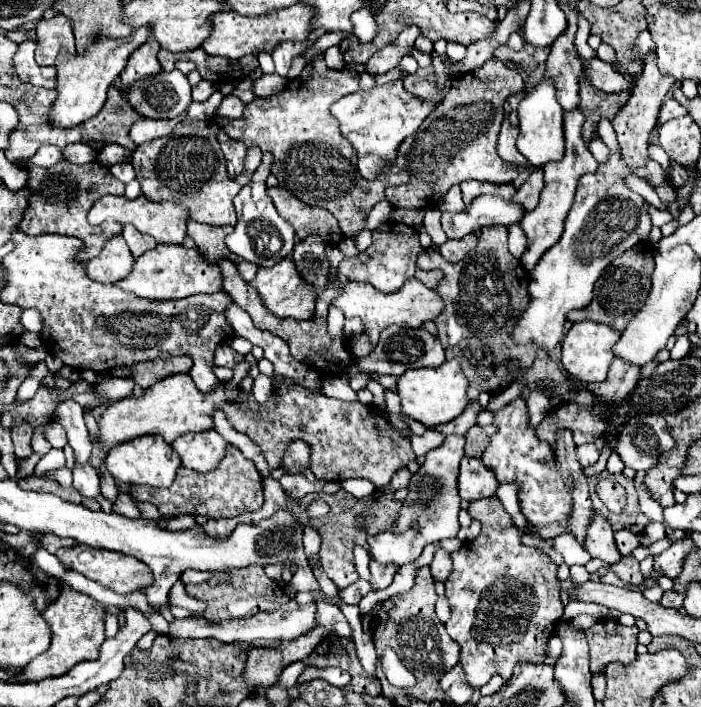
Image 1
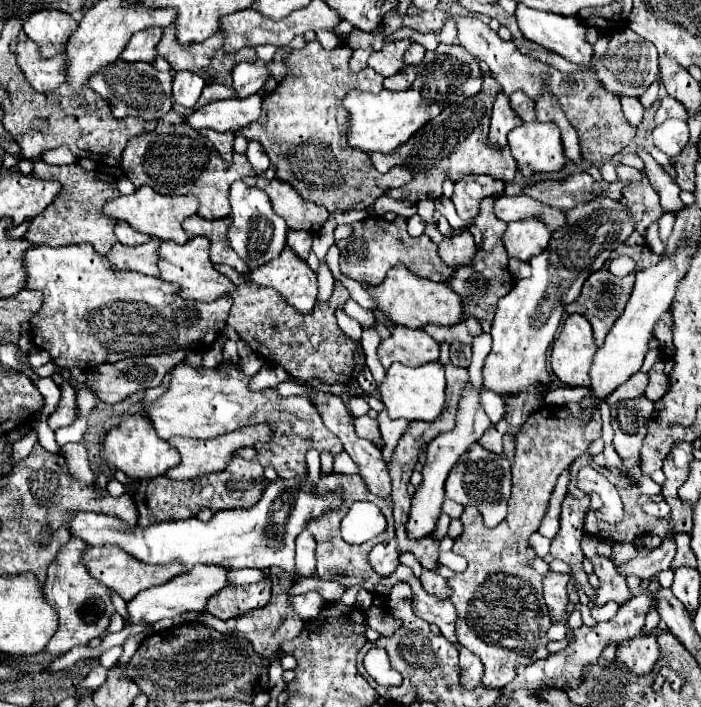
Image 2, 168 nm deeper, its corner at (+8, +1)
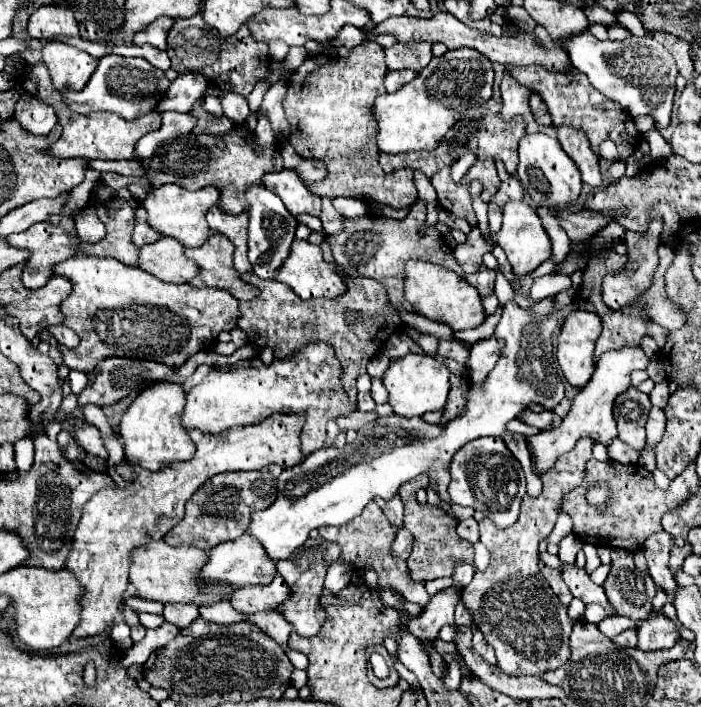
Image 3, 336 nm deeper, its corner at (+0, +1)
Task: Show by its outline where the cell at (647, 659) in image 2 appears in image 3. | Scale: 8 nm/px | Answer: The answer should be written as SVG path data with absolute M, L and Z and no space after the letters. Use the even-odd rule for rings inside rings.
M663 614L651 616L637 628L639 648L641 650L661 650L661 648L673 648L679 640L679 628L673 620L669 620Z

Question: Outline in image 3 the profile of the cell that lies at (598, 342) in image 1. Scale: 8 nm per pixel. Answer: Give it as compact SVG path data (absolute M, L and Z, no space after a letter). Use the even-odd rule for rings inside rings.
M585 310L571 312L557 338L557 362L567 382L583 388L593 374L593 348L603 326L599 316Z

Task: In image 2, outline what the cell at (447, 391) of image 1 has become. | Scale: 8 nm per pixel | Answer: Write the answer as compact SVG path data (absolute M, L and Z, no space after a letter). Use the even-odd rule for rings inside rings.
M439 360L419 368L391 364L385 376L385 382L379 386L379 396L391 418L405 418L409 422L413 420L433 422L441 414L445 404L445 368Z

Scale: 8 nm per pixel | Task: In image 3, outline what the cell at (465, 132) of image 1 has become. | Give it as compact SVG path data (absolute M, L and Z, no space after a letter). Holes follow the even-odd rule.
M495 64L493 66L495 70L495 86L493 86L493 96L489 102L485 102L479 112L475 116L465 116L463 120L459 120L449 132L447 136L441 140L441 144L433 150L433 152L403 152L403 154L381 154L379 160L381 160L381 166L383 168L417 168L421 172L425 172L427 176L433 176L435 170L443 168L443 166L449 166L453 164L457 158L461 158L465 152L475 152L477 158L501 158L505 162L505 168L509 174L515 174L517 170L517 162L519 162L519 156L517 156L517 144L519 140L525 136L525 120L523 118L515 118L515 120L503 120L499 116L501 112L501 94L499 94L499 82L501 82L501 76L505 72L505 66L501 64Z

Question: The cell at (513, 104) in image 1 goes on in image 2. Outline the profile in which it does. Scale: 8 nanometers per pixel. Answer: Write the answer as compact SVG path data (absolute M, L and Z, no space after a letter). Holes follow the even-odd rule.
M515 92L509 96L511 100L511 108L519 114L519 118L523 118L525 122L535 120L535 110L533 110L533 100L529 96L525 96L523 92Z

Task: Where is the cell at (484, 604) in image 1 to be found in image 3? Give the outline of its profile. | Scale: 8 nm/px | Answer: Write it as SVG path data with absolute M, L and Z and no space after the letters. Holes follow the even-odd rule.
M581 438L573 450L561 456L555 466L541 476L543 492L537 498L523 498L519 520L513 526L501 530L487 518L479 522L481 542L483 536L489 536L483 544L491 554L491 562L487 570L475 572L473 580L461 590L461 600L467 604L475 626L495 648L497 666L507 674L541 676L569 660L569 636L575 622L567 616L567 606L559 602L547 580L543 580L537 566L537 546L551 534L563 494L583 482L585 464L591 458L591 446L591 438Z

